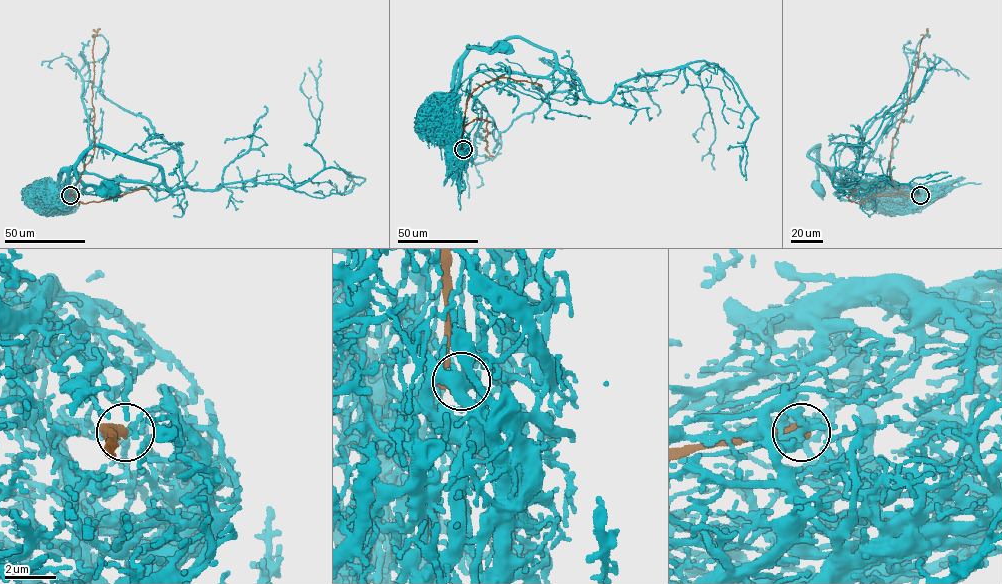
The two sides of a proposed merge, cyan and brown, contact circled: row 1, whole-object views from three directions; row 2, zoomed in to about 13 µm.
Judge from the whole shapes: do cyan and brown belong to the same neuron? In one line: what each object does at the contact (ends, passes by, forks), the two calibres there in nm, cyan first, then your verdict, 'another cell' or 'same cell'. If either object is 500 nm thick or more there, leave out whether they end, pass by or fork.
180/550 nm | another cell

